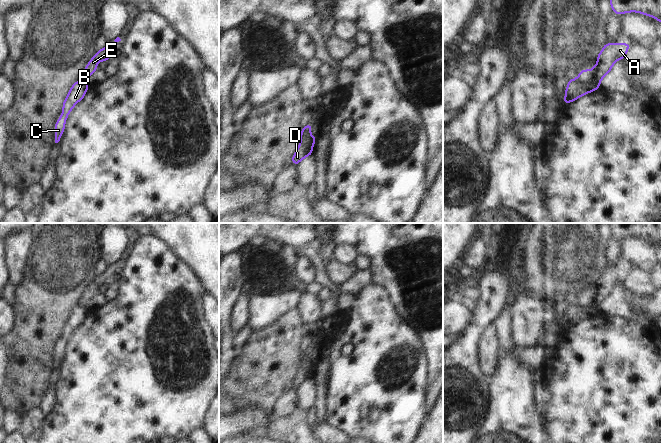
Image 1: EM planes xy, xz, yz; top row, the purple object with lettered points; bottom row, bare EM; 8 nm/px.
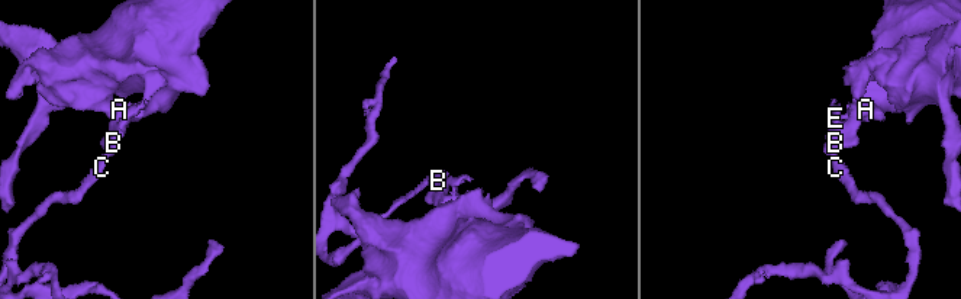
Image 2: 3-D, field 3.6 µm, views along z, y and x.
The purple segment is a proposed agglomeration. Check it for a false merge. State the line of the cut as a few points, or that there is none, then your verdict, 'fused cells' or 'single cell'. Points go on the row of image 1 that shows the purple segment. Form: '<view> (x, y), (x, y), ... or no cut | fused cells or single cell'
yz (575, 79), (585, 85), (596, 85), (598, 87) | fused cells

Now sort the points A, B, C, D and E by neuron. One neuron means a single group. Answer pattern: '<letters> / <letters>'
A D E / B C

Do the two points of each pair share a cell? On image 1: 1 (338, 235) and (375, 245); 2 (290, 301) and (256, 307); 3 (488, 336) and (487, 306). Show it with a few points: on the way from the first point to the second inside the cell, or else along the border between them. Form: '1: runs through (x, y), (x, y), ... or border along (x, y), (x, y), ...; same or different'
1: runs through (347, 235), (366, 236); same
2: runs through (282, 302), (264, 307); same
3: border along (492, 323), (481, 336), (479, 347); different

